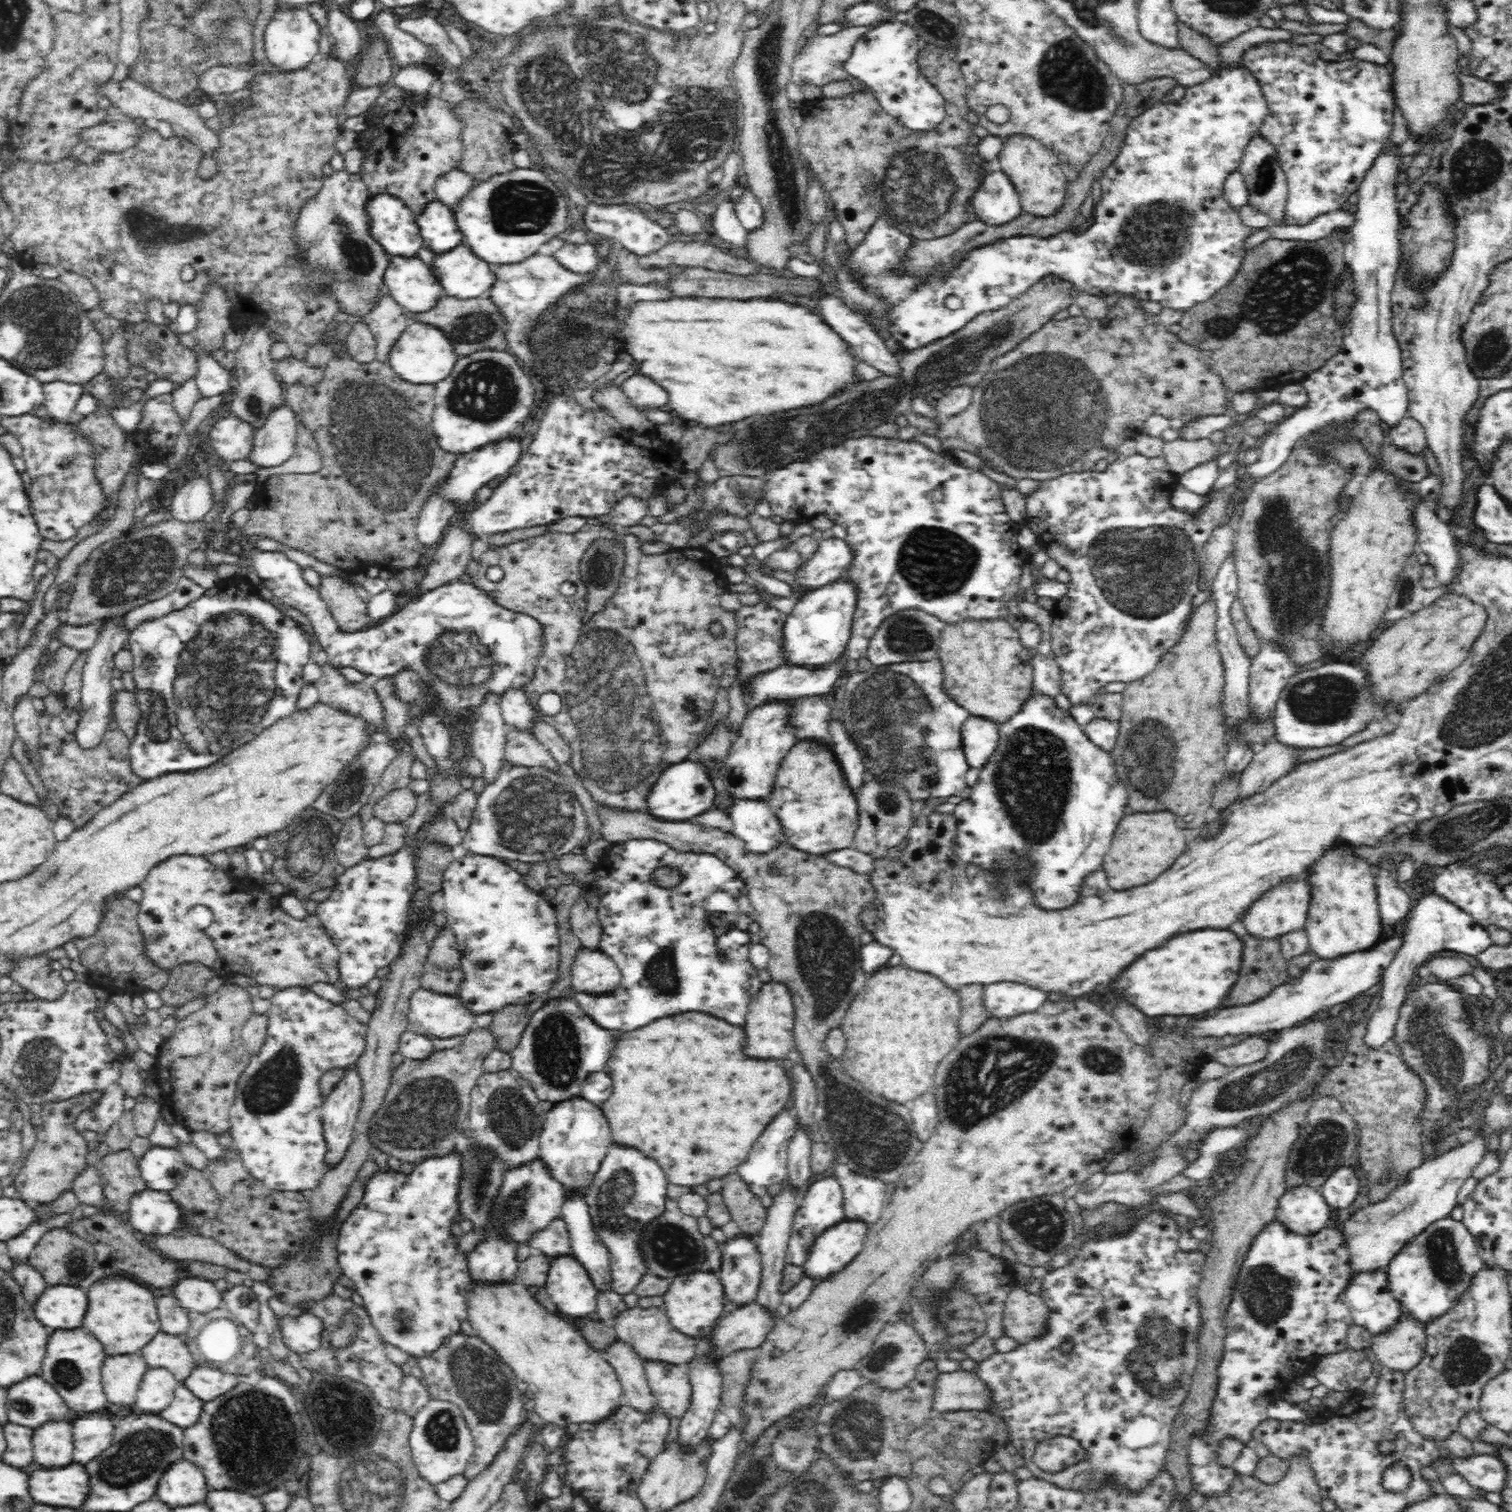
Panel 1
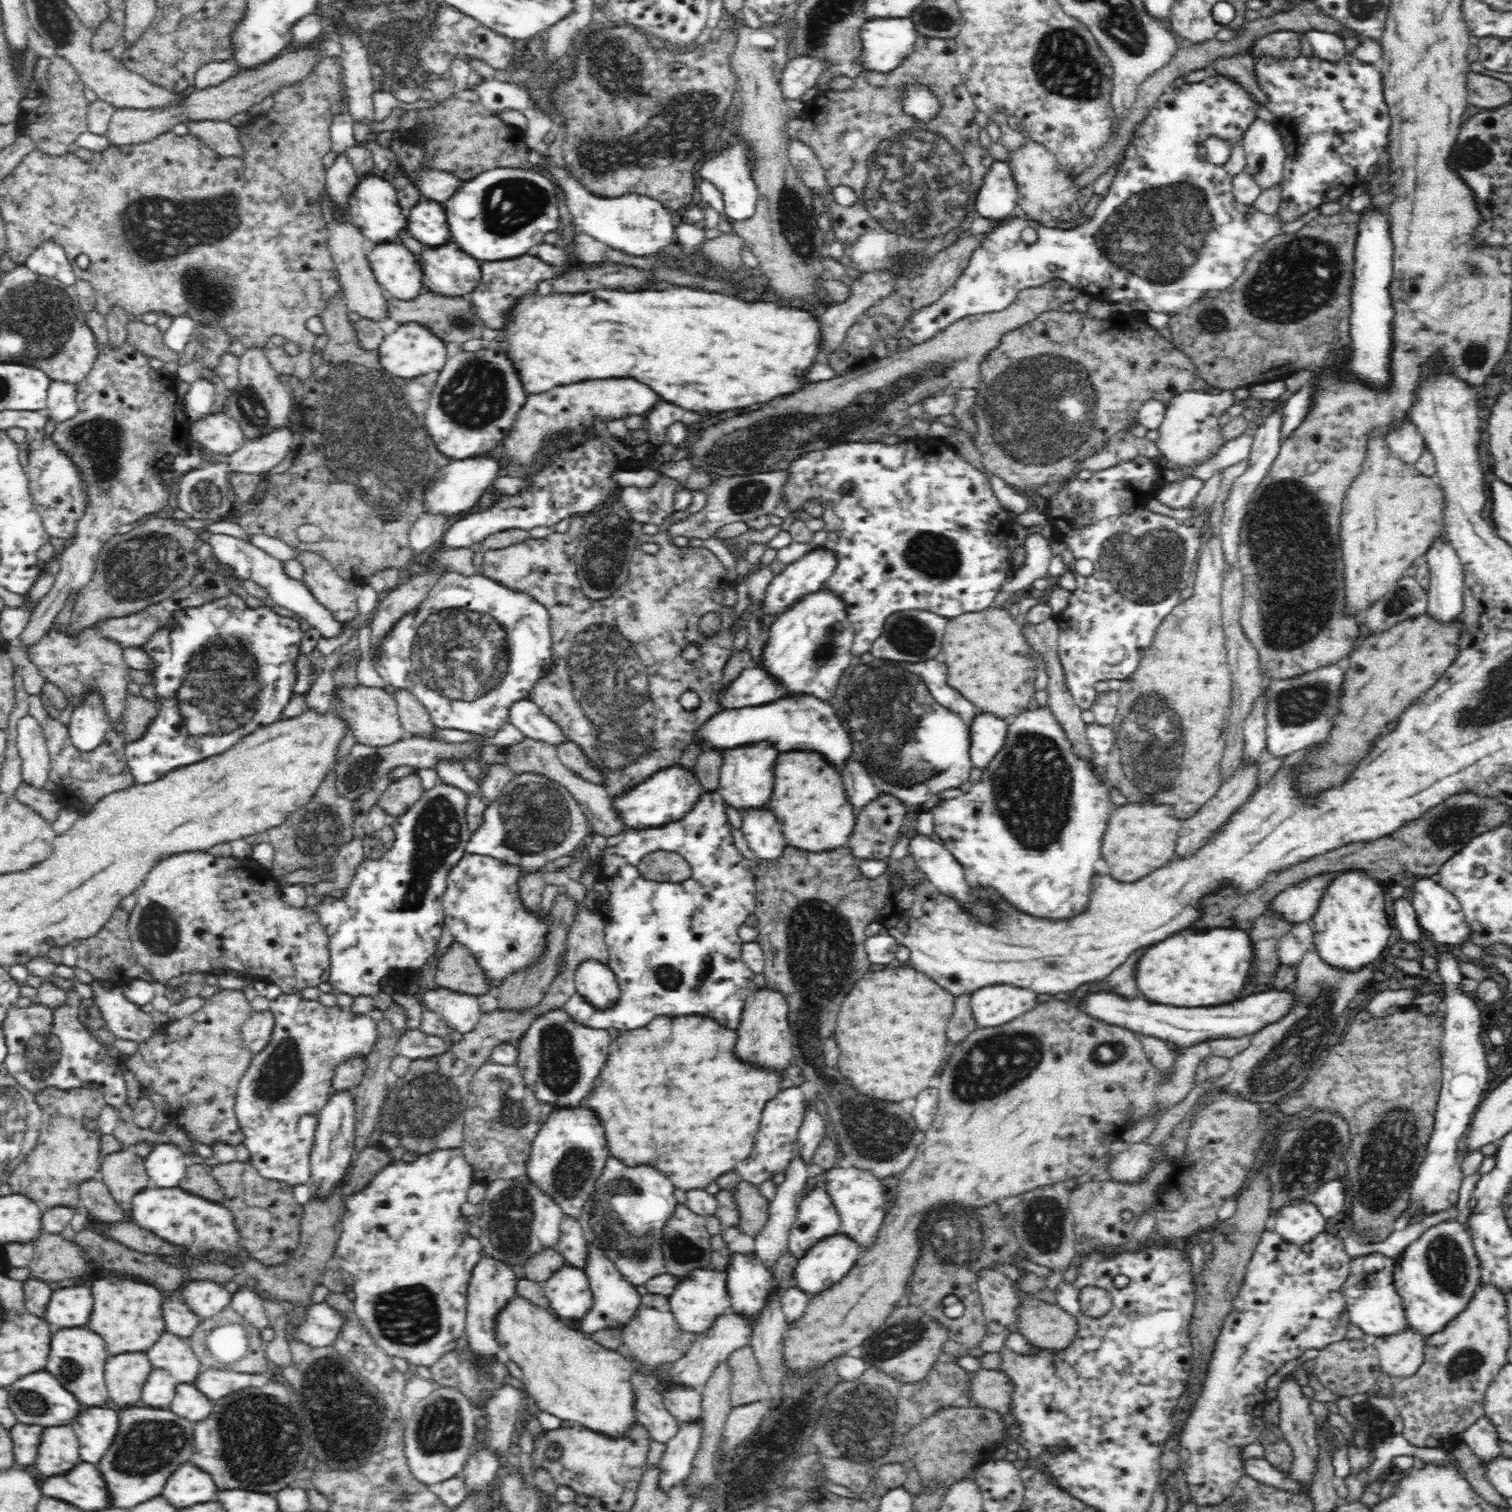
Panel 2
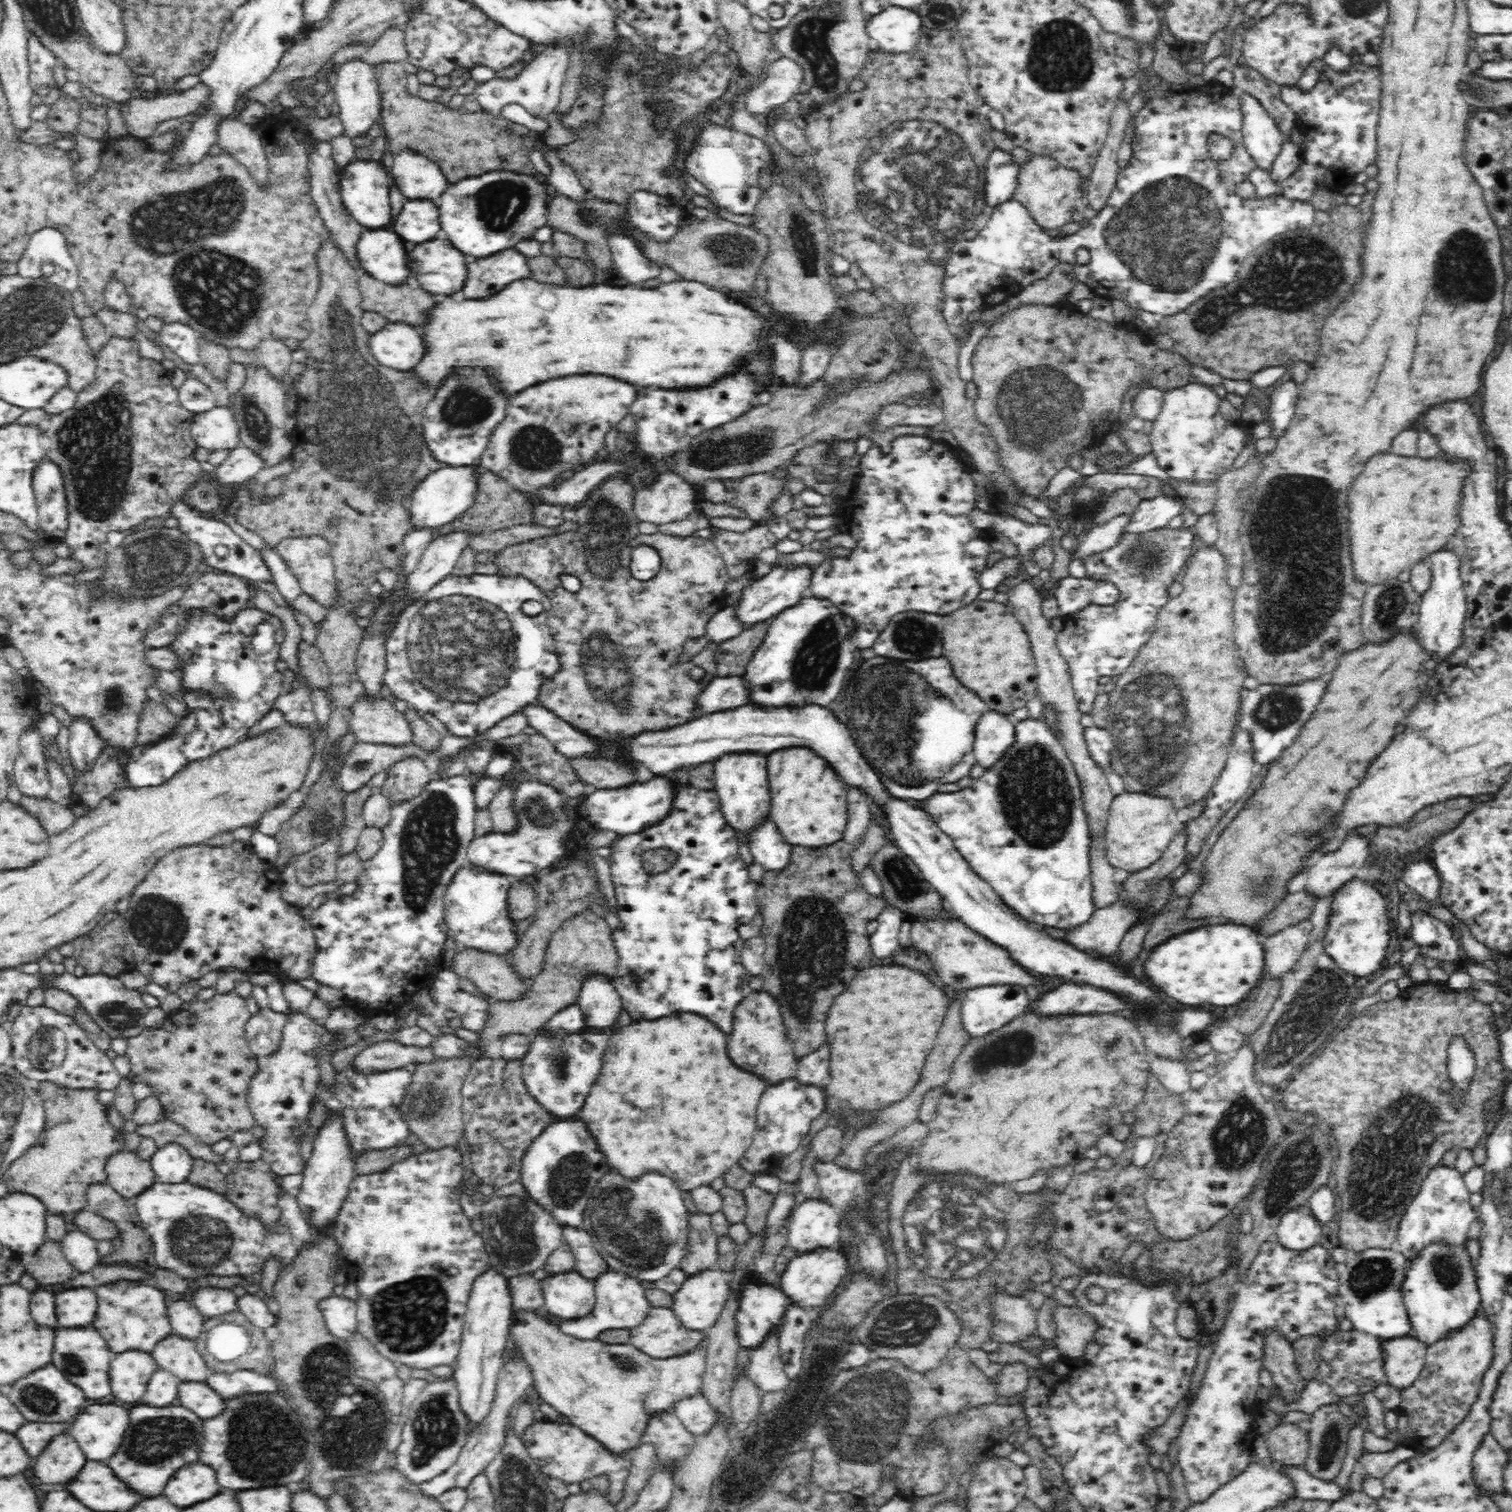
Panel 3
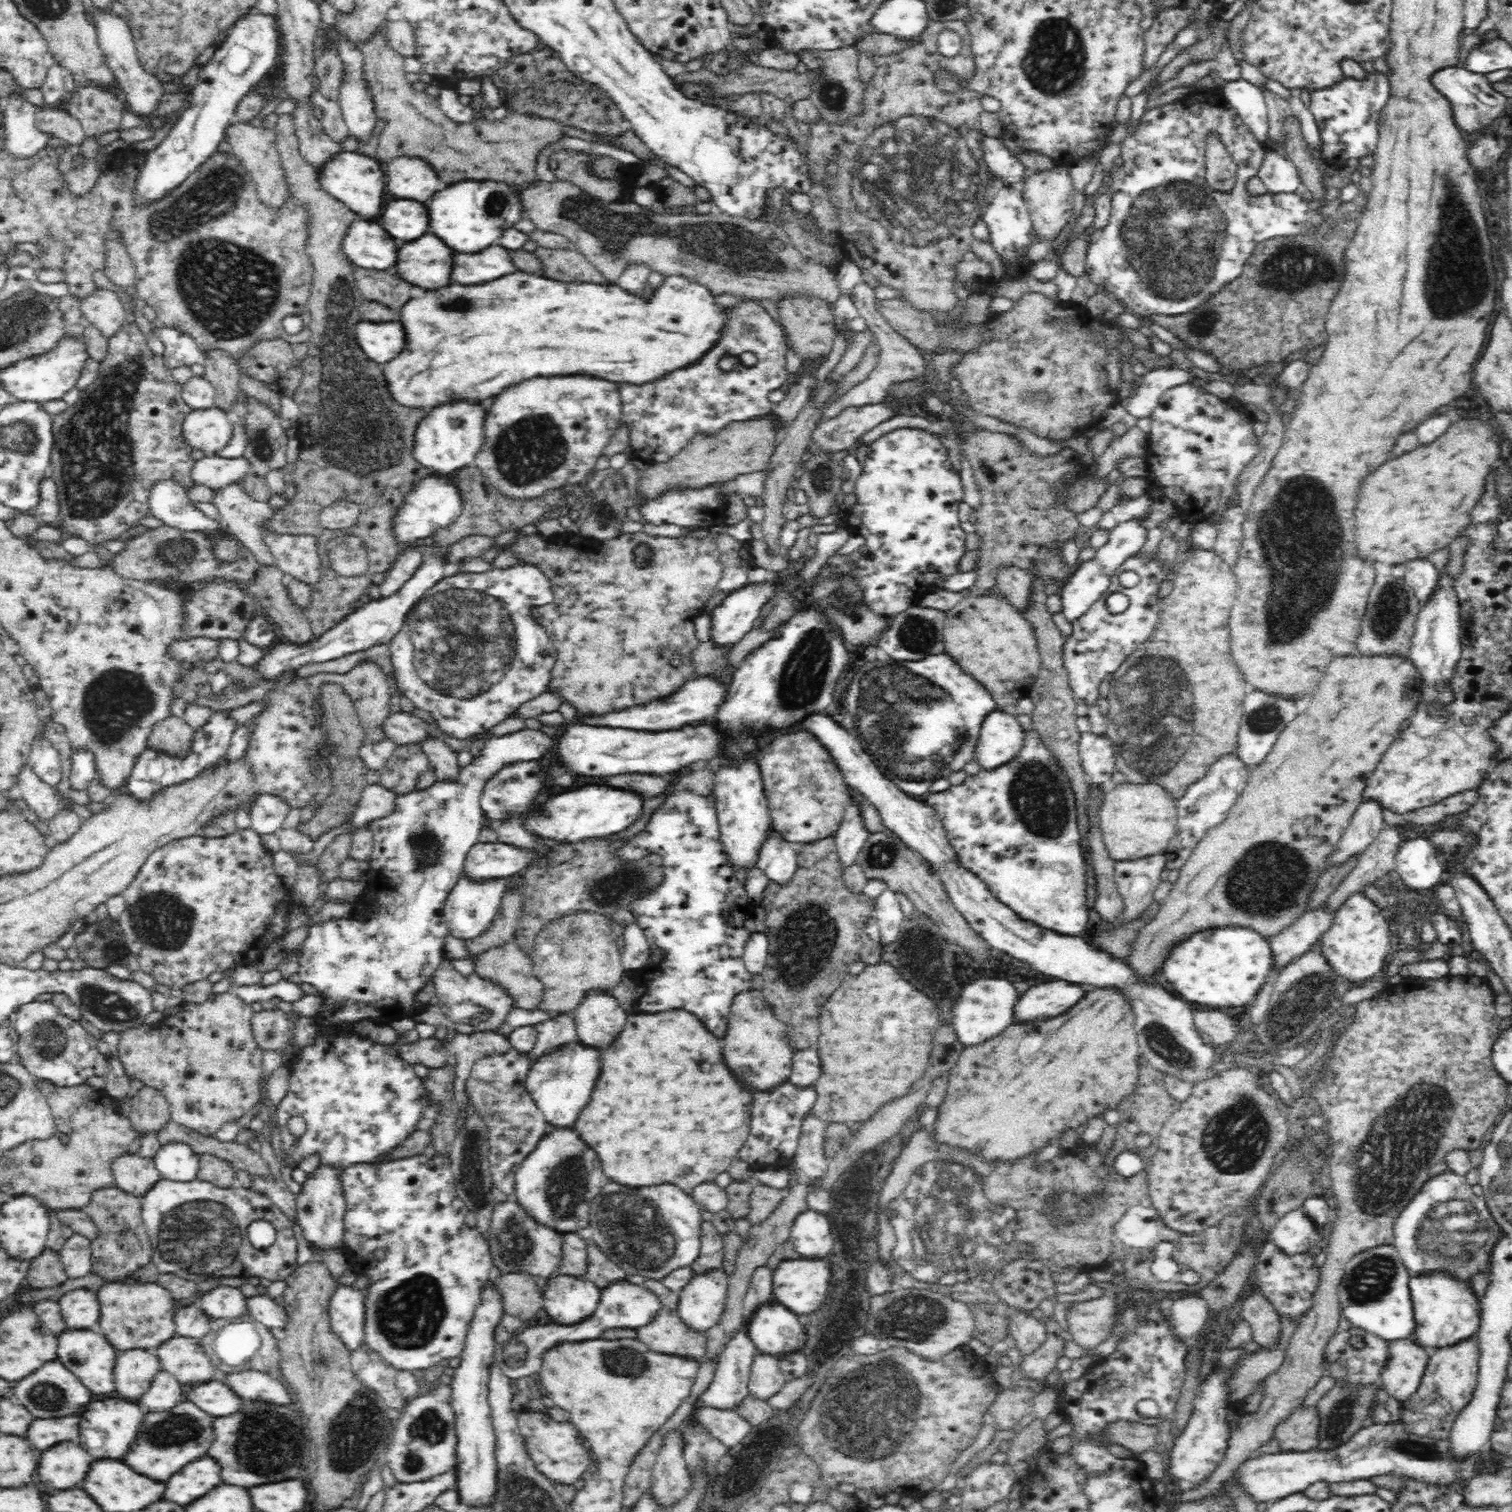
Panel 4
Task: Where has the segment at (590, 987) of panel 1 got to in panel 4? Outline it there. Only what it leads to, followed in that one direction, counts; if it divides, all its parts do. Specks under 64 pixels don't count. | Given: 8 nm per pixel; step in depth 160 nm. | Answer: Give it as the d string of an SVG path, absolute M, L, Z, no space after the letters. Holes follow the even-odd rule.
M590 993L582 1004L571 1012L578 1044L596 1049L608 1048L618 1040L626 1024L627 1013L612 994Z

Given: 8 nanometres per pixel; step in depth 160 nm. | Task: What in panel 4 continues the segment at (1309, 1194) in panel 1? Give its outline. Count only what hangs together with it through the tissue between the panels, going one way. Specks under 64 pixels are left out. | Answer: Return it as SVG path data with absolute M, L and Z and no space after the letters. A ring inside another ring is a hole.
M1300 1208L1291 1210L1269 1229L1270 1242L1284 1254L1306 1254L1319 1242L1321 1229L1302 1212Z

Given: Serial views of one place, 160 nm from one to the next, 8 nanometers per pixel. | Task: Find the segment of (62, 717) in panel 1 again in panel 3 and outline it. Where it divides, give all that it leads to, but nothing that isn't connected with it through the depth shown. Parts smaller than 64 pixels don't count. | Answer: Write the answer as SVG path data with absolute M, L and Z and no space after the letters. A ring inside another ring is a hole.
M104 748L98 762L89 771L77 773L75 780L72 788L81 802L94 809L110 793L126 786L123 761L111 758Z

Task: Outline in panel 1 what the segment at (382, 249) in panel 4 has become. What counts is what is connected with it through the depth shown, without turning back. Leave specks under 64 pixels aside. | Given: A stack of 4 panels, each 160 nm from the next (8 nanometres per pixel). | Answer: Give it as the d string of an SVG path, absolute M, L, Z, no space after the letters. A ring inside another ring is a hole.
M388 255L382 284L390 296L410 312L428 310L434 306L434 300L444 294L430 266L416 255Z

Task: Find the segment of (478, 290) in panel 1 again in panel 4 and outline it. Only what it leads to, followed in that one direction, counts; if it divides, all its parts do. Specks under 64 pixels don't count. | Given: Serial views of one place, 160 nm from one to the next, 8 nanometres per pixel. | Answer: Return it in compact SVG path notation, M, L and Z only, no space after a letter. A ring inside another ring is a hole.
M424 234L398 250L398 262L394 262L394 270L390 272L420 288L430 290L434 286L446 286L450 276L450 254L452 250L440 238Z

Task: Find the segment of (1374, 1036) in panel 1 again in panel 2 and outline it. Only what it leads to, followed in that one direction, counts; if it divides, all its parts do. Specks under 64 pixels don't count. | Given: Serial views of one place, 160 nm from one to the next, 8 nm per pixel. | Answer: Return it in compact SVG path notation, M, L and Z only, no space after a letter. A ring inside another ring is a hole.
M1422 877L1420 880L1416 880L1412 891L1414 894L1409 896L1409 899L1413 902L1418 913L1418 920L1428 933L1432 945L1440 943L1442 945L1456 945L1468 938L1466 921L1462 918L1462 909L1459 908L1458 901L1450 891L1438 884L1436 877Z

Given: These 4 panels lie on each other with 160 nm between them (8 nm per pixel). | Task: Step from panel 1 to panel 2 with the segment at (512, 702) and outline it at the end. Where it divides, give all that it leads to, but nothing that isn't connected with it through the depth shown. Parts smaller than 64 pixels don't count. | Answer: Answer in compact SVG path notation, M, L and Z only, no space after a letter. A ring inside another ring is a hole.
M529 698L518 701L512 706L510 723L522 729L529 738L547 742L548 745L556 746L556 748L572 741L561 726L549 715L544 714L544 711Z

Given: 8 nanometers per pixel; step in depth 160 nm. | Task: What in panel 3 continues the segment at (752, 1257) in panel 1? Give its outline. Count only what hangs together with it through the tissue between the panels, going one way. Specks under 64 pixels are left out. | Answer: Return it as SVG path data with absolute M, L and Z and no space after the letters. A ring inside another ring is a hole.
M750 1286L742 1296L742 1306L738 1312L738 1336L741 1347L746 1350L758 1348L770 1337L779 1336L786 1326L786 1312L791 1302L776 1287Z

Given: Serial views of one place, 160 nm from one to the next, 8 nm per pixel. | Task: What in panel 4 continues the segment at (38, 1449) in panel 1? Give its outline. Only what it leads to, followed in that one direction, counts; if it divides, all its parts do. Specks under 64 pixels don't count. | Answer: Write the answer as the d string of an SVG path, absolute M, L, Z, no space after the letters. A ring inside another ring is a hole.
M62 1442L42 1454L38 1474L46 1486L70 1490L88 1476L92 1462L94 1458L84 1448L72 1442Z

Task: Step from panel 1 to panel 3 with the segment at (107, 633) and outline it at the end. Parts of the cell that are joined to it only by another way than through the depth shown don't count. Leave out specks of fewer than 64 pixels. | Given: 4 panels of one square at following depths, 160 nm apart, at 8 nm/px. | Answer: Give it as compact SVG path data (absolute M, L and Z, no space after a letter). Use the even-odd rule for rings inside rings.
M76 721L69 726L68 739L71 764L77 773L89 771L98 762L104 748L94 729L86 721Z

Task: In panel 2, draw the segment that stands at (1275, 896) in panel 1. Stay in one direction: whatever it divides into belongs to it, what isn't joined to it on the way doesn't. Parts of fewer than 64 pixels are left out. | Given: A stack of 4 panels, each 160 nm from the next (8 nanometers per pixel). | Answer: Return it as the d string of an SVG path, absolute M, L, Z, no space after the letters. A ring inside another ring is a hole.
M1322 871L1311 875L1310 878L1302 879L1279 894L1270 909L1284 911L1285 918L1293 920L1294 923L1311 921L1321 905L1322 898L1328 892L1328 888L1332 886L1334 879L1338 879L1339 873Z

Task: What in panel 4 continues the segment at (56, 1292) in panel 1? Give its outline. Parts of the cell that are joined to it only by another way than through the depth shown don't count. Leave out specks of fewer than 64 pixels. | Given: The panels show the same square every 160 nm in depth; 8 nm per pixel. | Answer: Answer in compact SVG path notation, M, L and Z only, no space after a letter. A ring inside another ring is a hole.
M72 1290L64 1294L58 1304L68 1328L92 1328L100 1320L100 1304L90 1290Z

